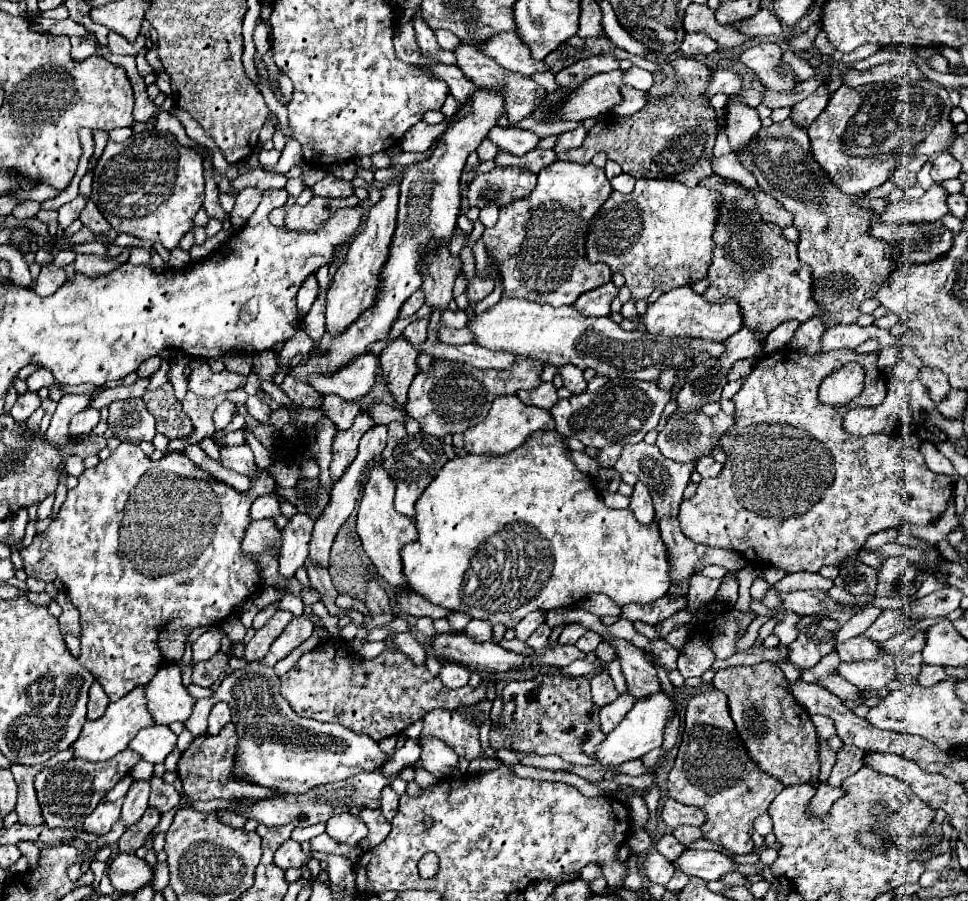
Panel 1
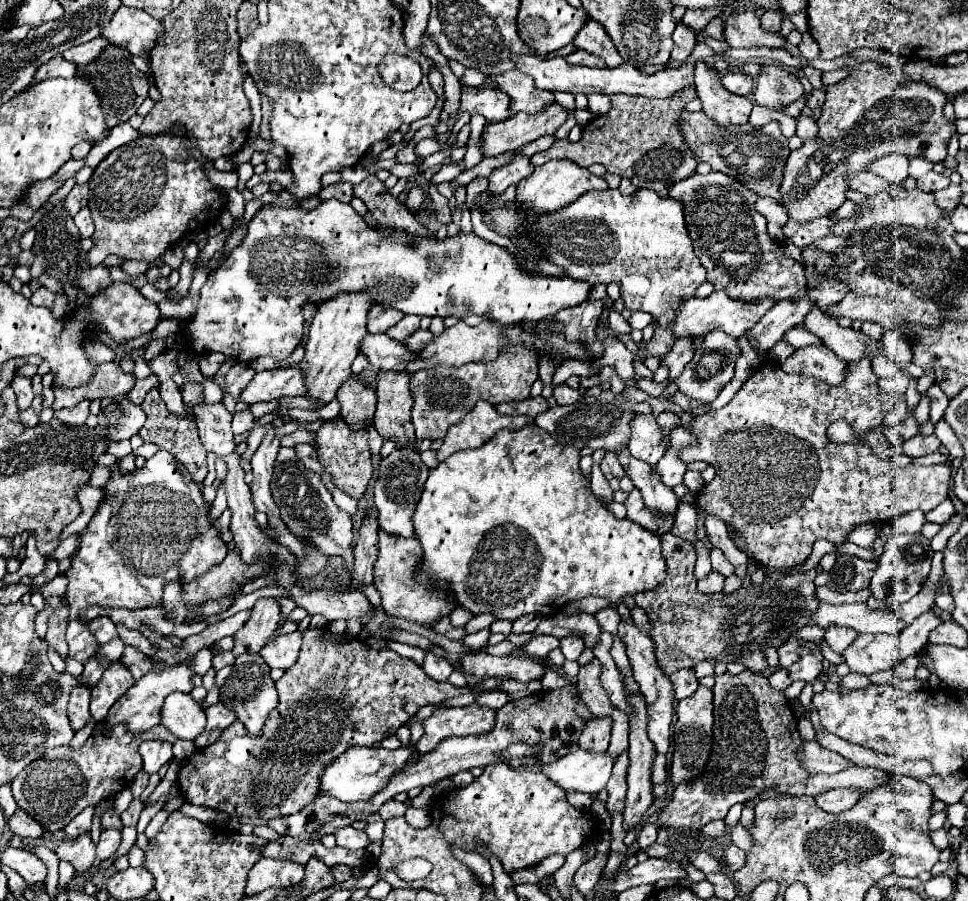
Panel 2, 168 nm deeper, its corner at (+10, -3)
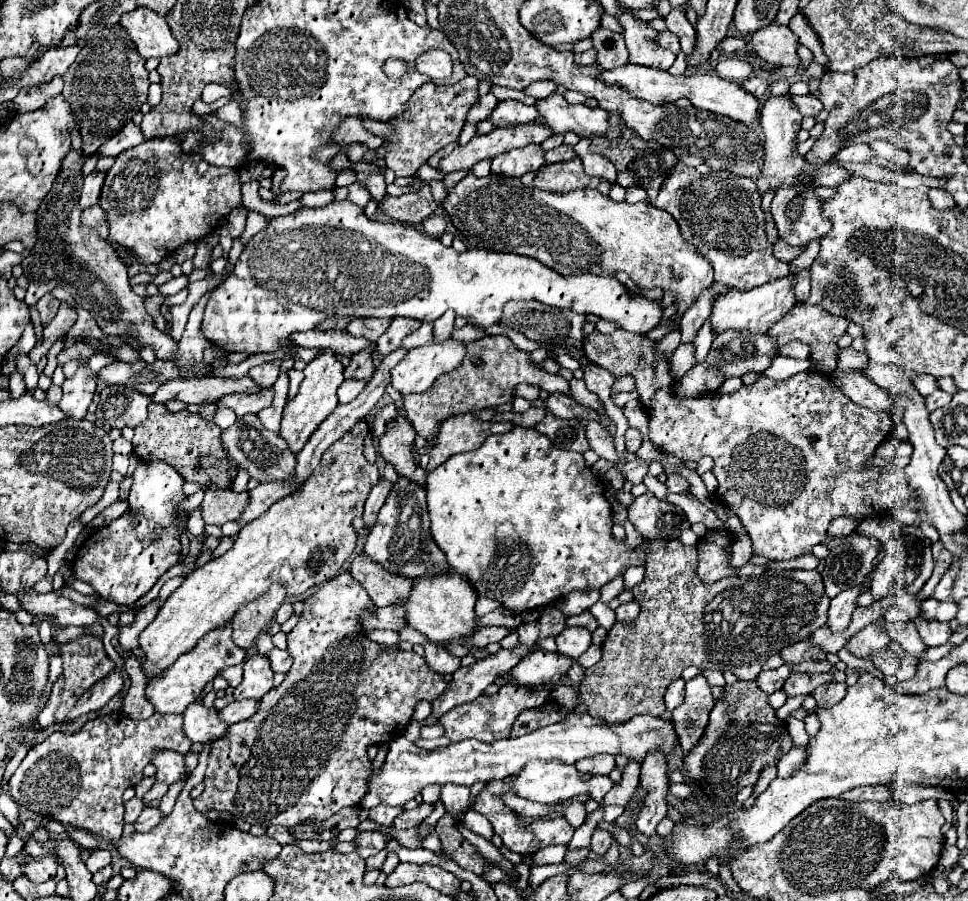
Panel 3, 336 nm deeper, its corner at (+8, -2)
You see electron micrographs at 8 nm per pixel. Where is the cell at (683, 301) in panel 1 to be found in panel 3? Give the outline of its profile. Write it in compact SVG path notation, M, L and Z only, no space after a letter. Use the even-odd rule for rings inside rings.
M791 273L785 279L765 283L761 287L755 287L745 293L733 289L731 293L727 293L723 297L715 297L713 311L711 311L711 325L713 325L713 329L719 329L719 331L749 329L753 333L767 333L769 327L775 325L777 321L781 321L791 311L791 307L797 303L793 287L795 287L795 275Z

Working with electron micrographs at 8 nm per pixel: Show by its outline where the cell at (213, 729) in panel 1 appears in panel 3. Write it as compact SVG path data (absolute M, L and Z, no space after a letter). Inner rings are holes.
M243 699L243 701L233 701L231 705L227 705L223 711L219 711L219 717L223 723L239 723L243 719L249 719L255 711L259 709L259 701L257 699Z

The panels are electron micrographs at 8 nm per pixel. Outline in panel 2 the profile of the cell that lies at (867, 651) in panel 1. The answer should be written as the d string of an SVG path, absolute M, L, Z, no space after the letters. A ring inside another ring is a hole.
M831 626L825 632L825 642L829 644L829 648L837 654L843 654L849 646L851 640L855 640L857 632L853 632L853 628L839 628L839 626Z

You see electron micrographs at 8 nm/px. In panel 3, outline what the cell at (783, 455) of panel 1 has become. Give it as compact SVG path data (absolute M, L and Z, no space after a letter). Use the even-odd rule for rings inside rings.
M593 331L591 335L585 335L583 347L587 359L607 369L615 379L623 375L635 379L639 403L649 415L649 439L653 445L659 445L681 461L697 461L701 457L713 459L713 473L719 481L715 497L741 517L753 541L755 555L781 561L811 553L811 547L823 543L829 523L841 515L857 519L877 517L903 503L917 509L917 501L909 495L903 469L863 465L863 461L871 459L881 441L891 433L891 417L855 405L847 395L841 395L841 389L831 383L827 375L803 371L785 381L761 375L753 385L743 385L733 393L709 393L703 397L679 399L675 393L679 377L671 373L669 359L657 355L657 339L627 331L615 331L611 335Z

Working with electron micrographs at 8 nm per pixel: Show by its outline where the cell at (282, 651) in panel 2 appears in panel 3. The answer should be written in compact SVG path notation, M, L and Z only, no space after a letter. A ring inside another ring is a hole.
M271 649L271 653L267 655L271 661L271 669L275 673L287 673L291 669L291 655L287 651L281 649Z

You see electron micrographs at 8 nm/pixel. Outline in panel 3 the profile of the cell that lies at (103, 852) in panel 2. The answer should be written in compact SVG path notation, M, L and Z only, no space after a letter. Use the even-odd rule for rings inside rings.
M97 849L97 851L93 851L91 857L85 861L85 865L87 865L87 869L89 869L91 873L95 873L95 871L107 867L109 863L111 863L111 853L105 851L105 849Z

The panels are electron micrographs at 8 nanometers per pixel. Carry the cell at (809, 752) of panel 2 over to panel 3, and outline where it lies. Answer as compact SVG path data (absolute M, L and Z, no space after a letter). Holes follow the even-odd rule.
M793 747L787 755L783 755L777 761L777 775L779 777L789 777L793 771L797 771L805 761L805 753L807 753L805 747Z

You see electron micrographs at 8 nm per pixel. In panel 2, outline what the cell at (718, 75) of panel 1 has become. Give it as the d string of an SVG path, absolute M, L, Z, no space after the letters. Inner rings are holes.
M729 72L725 74L723 78L723 86L733 92L733 94L739 94L739 96L749 96L755 88L755 82L749 74L743 74L743 72Z

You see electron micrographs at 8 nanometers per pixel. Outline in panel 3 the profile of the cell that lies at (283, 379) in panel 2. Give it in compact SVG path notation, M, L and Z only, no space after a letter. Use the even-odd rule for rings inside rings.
M267 387L265 391L257 393L257 395L247 395L247 393L241 393L241 395L225 395L221 401L217 401L217 409L231 409L237 417L243 417L243 415L249 415L249 413L259 413L261 409L269 407L273 401L273 389Z

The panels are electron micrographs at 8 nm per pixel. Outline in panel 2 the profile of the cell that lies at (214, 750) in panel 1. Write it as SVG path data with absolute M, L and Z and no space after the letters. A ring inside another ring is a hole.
M307 628L303 634L303 646L297 662L285 670L285 674L275 682L279 692L279 706L269 714L263 728L263 736L251 736L243 724L233 722L225 728L217 742L197 748L183 760L179 772L179 792L189 804L219 808L229 814L245 818L275 818L285 814L295 814L303 806L311 804L319 794L319 776L323 768L339 756L349 746L373 746L395 734L397 728L407 724L407 720L427 704L441 704L461 694L479 694L491 690L507 692L509 700L533 696L541 692L541 680L533 682L515 682L515 680L495 680L487 678L475 686L455 688L449 682L431 680L419 664L409 658L399 656L391 650L373 650L355 636L349 634L331 634L327 628Z

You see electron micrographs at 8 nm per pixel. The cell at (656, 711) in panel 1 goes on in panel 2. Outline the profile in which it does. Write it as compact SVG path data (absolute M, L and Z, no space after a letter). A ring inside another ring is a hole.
M571 752L559 762L543 764L543 772L549 780L559 784L563 790L579 792L601 792L611 776L615 758L609 752Z

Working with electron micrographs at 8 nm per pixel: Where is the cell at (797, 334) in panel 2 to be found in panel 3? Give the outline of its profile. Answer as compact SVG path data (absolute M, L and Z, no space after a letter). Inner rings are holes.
M853 347L839 351L839 361L837 361L837 369L841 371L859 371L863 373L863 367L867 365L867 357L865 353L855 353Z

